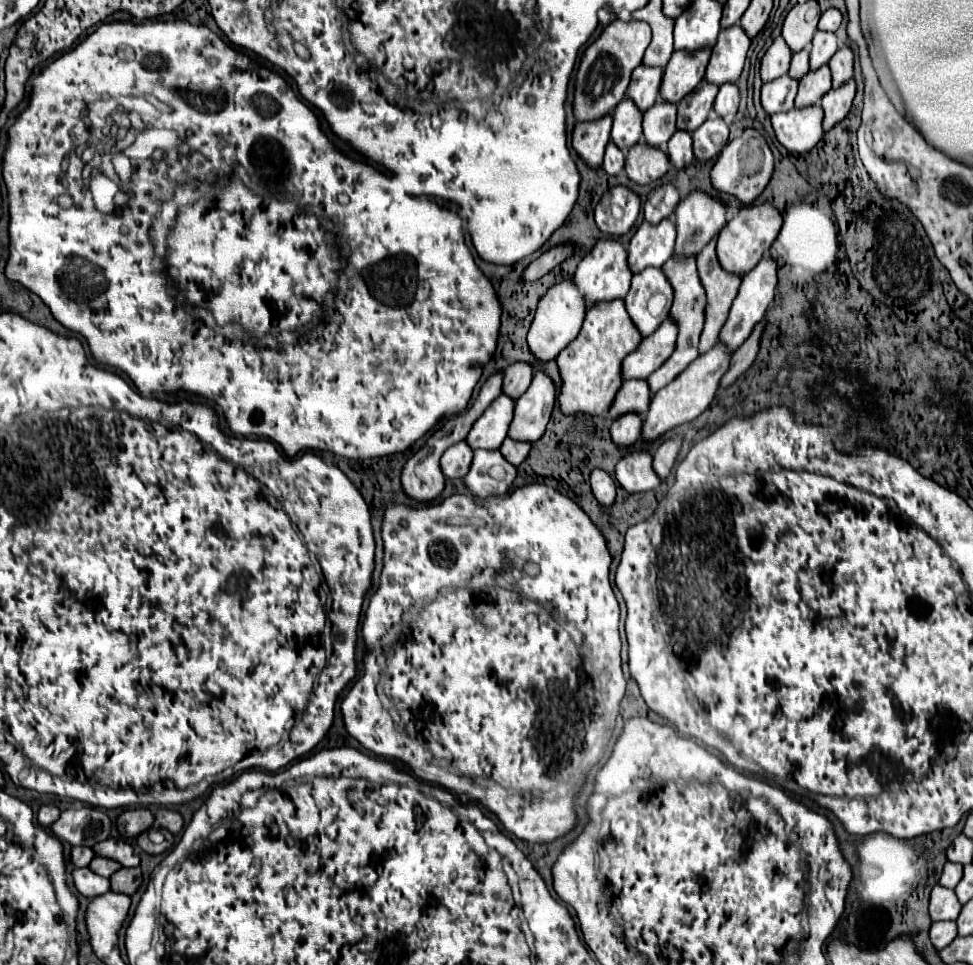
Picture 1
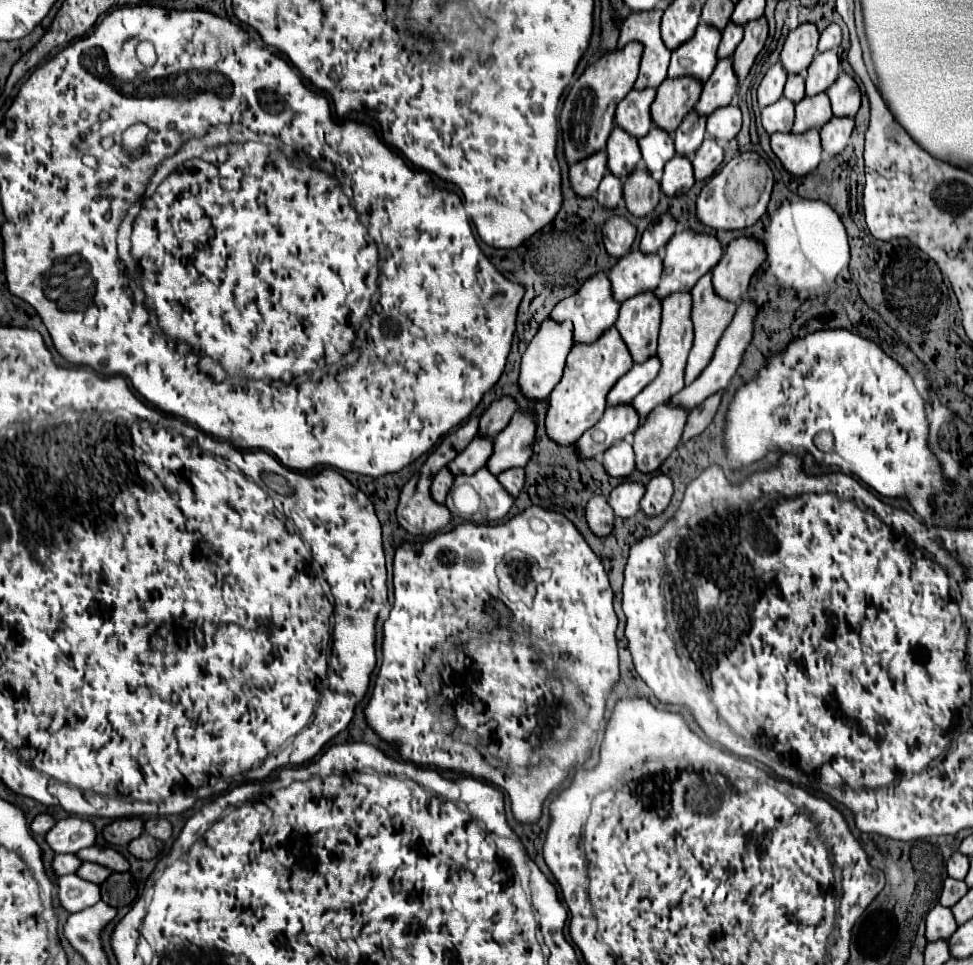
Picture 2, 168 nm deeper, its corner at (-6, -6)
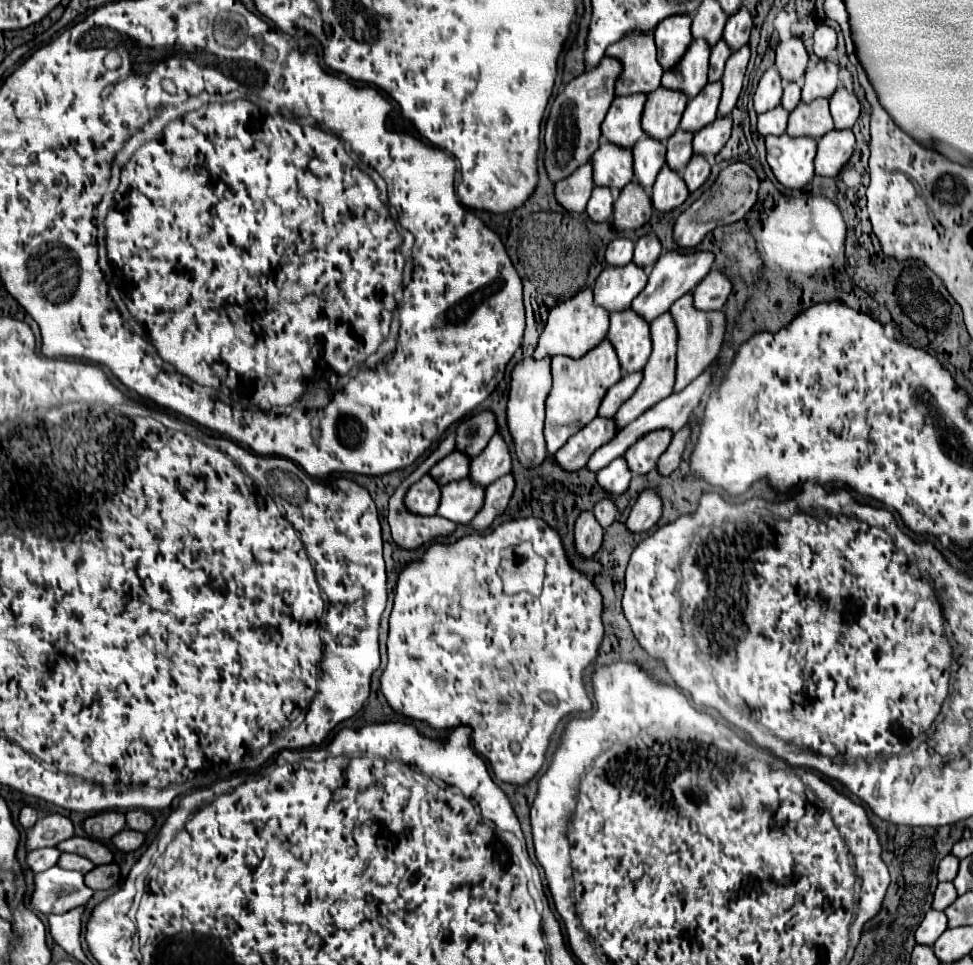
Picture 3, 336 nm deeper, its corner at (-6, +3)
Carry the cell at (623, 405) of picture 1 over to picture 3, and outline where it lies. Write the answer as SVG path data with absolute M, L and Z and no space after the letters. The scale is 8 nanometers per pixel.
M596 416L590 424L586 424L574 436L570 436L568 442L554 454L554 458L564 470L580 470L586 466L594 450L610 442L616 436L616 432L618 432L618 426L614 418L608 420L608 418Z

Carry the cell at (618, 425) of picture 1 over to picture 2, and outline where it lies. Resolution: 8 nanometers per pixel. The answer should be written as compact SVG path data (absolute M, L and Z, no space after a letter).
M628 441L612 445L602 459L602 465L610 477L630 477L634 471L634 449Z

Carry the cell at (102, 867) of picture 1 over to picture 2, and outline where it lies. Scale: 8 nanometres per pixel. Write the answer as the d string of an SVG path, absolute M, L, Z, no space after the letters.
M84 863L84 865L78 867L78 873L76 873L76 875L82 877L82 879L86 879L86 881L90 881L90 883L100 885L102 881L108 879L110 873L112 873L112 871L106 869L106 867L102 867L102 865L96 865L96 863Z

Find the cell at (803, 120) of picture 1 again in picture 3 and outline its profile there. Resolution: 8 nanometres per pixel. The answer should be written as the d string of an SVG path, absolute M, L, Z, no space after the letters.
M788 134L766 136L766 150L768 164L780 184L788 188L802 188L812 180L816 156L814 138L792 138Z

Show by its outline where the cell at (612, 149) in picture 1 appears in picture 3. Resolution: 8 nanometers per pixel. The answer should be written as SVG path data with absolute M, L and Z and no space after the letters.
M596 186L592 190L592 198L590 198L588 206L586 206L586 212L594 222L610 220L612 212L614 212L614 192L610 188Z

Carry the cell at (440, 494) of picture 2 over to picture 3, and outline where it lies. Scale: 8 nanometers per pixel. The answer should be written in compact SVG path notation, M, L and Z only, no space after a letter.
M430 474L422 476L414 486L410 486L406 494L406 506L422 516L436 514L438 504L440 504L440 486Z

